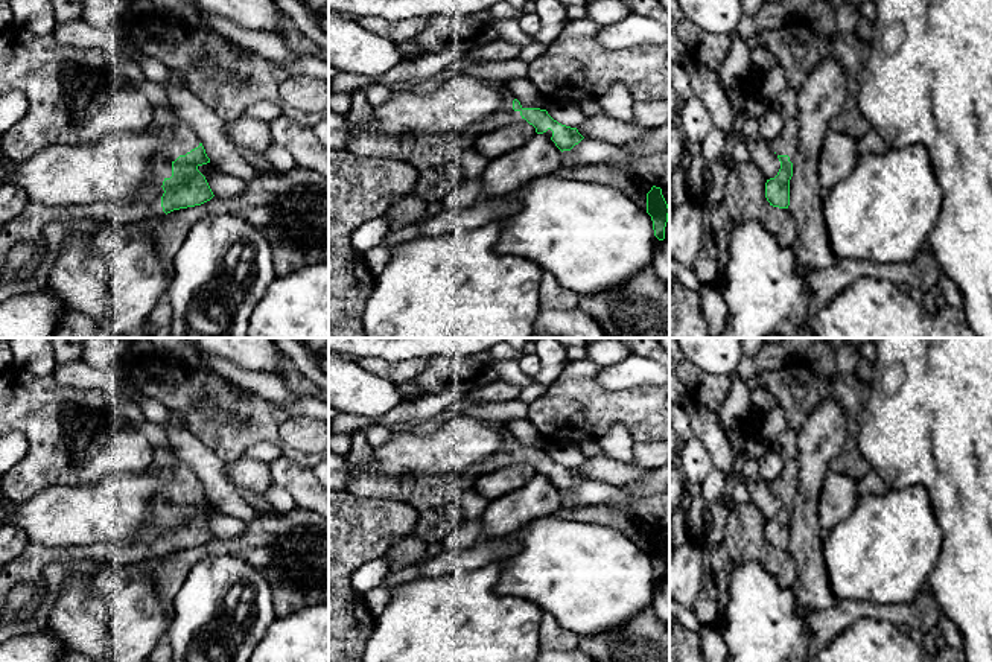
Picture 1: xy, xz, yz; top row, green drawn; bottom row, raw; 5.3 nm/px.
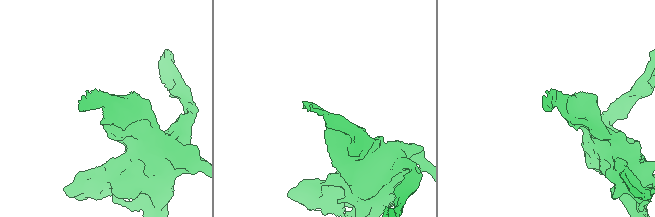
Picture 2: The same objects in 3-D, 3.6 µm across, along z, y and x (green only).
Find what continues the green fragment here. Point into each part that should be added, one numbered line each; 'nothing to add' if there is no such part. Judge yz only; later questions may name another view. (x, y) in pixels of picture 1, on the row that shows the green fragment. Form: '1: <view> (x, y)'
1: yz (787, 143)

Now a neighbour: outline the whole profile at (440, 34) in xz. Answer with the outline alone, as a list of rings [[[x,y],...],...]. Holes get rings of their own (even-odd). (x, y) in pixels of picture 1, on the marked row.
[[[432,18],[414,40],[424,55],[435,55],[447,47],[459,46],[461,30],[447,18]]]

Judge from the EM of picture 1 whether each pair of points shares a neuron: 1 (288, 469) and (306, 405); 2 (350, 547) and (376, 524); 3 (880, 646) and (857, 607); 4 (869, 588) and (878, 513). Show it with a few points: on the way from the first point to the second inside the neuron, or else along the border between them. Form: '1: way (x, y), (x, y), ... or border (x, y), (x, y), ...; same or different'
1: border (285, 454), (305, 464); different
2: way (356, 541), (370, 527); same
3: border (896, 624), (887, 620), (858, 618), (834, 639); different
4: way (869, 569), (869, 560), (878, 551), (878, 531); same

